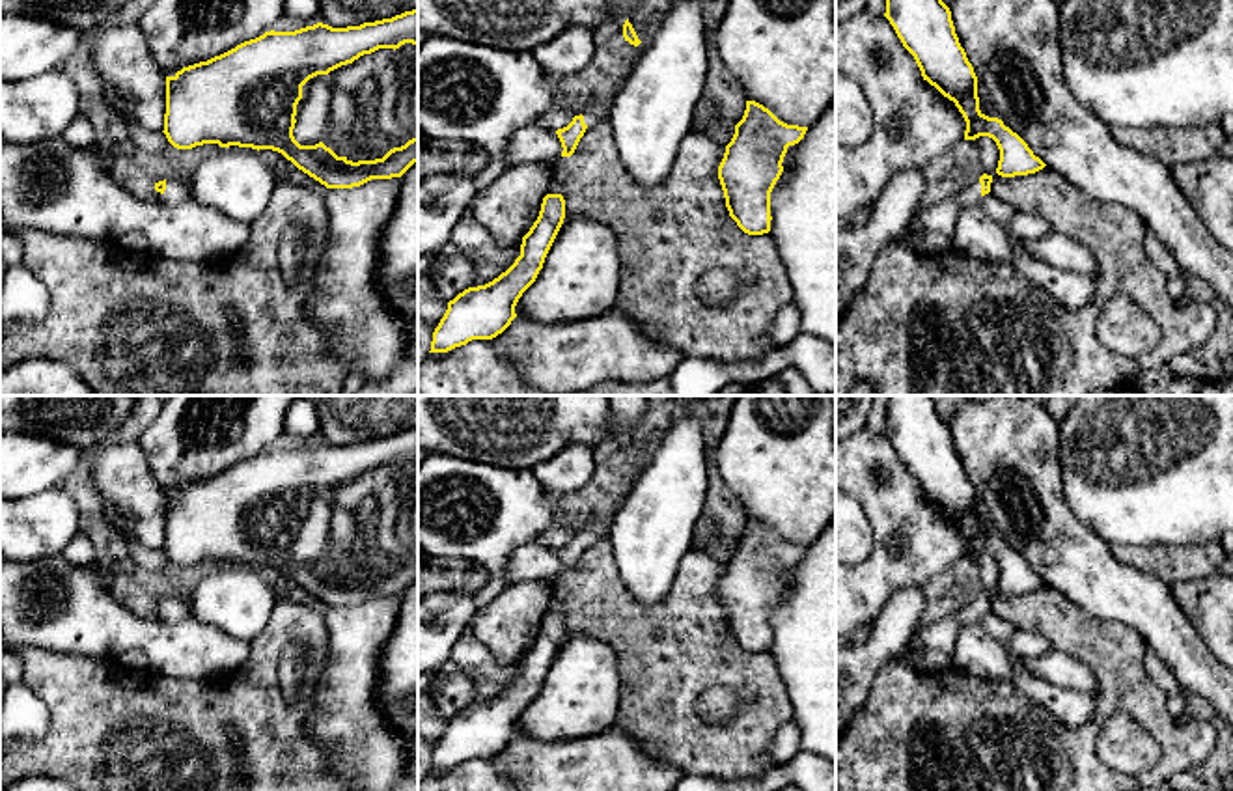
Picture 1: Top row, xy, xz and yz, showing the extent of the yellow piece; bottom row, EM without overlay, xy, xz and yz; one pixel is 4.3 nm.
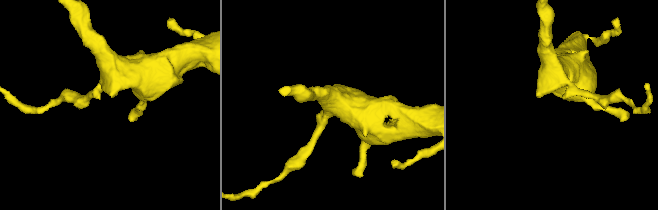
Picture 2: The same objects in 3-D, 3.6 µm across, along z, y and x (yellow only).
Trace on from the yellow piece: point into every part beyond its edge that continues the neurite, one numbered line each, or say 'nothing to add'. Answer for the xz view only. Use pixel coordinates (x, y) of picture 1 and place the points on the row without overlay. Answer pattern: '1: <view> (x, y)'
1: xz (594, 532)

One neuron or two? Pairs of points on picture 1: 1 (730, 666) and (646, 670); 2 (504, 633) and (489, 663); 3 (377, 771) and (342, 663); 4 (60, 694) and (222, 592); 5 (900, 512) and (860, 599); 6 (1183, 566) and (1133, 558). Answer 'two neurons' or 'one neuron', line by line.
1: one neuron
2: two neurons
3: one neuron
4: two neurons
5: one neuron
6: one neuron

